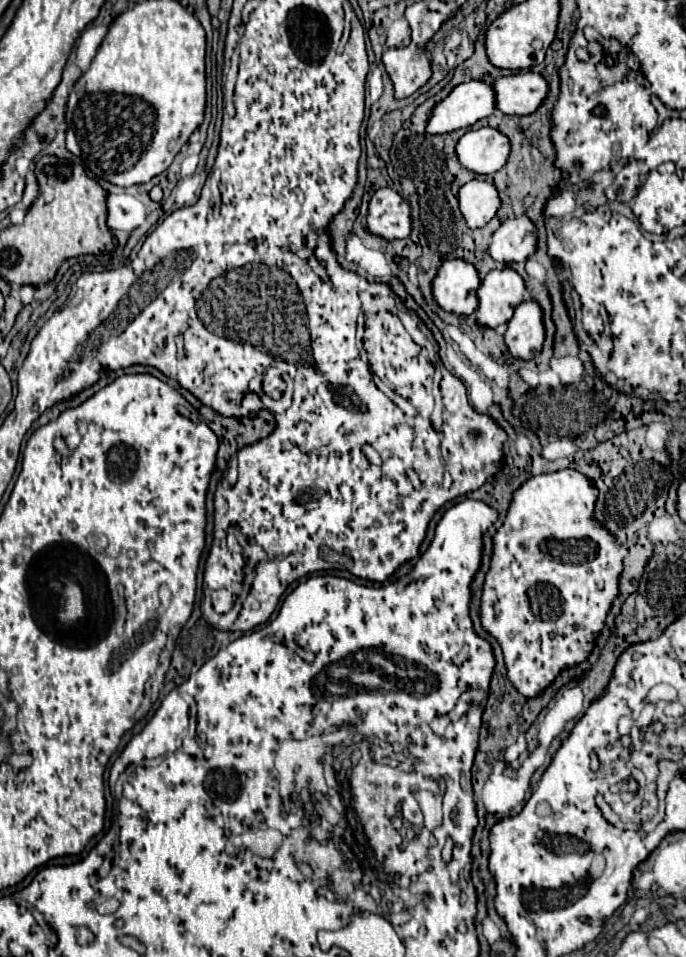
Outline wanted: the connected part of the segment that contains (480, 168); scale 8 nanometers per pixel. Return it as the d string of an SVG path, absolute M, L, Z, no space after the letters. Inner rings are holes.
M491 127L467 131L457 141L457 157L461 161L461 167L479 175L499 171L505 165L507 155L509 139Z

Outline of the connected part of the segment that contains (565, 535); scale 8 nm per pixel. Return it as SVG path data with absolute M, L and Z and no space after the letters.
M575 469L531 477L513 491L507 517L493 535L491 565L485 573L479 617L483 629L501 645L507 679L525 697L539 695L561 669L587 659L595 637L603 629L605 615L619 593L623 555L617 539L595 523L595 499L597 489Z

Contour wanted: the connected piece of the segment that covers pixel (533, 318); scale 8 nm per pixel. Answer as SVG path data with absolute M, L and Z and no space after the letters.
M523 301L521 305L517 305L511 321L507 323L503 339L511 357L523 361L537 357L545 341L541 307L535 301Z

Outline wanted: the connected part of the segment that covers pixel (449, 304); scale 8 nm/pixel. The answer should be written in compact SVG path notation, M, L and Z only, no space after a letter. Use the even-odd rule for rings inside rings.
M461 259L443 261L431 281L435 303L455 315L471 315L477 309L479 273L471 263Z

